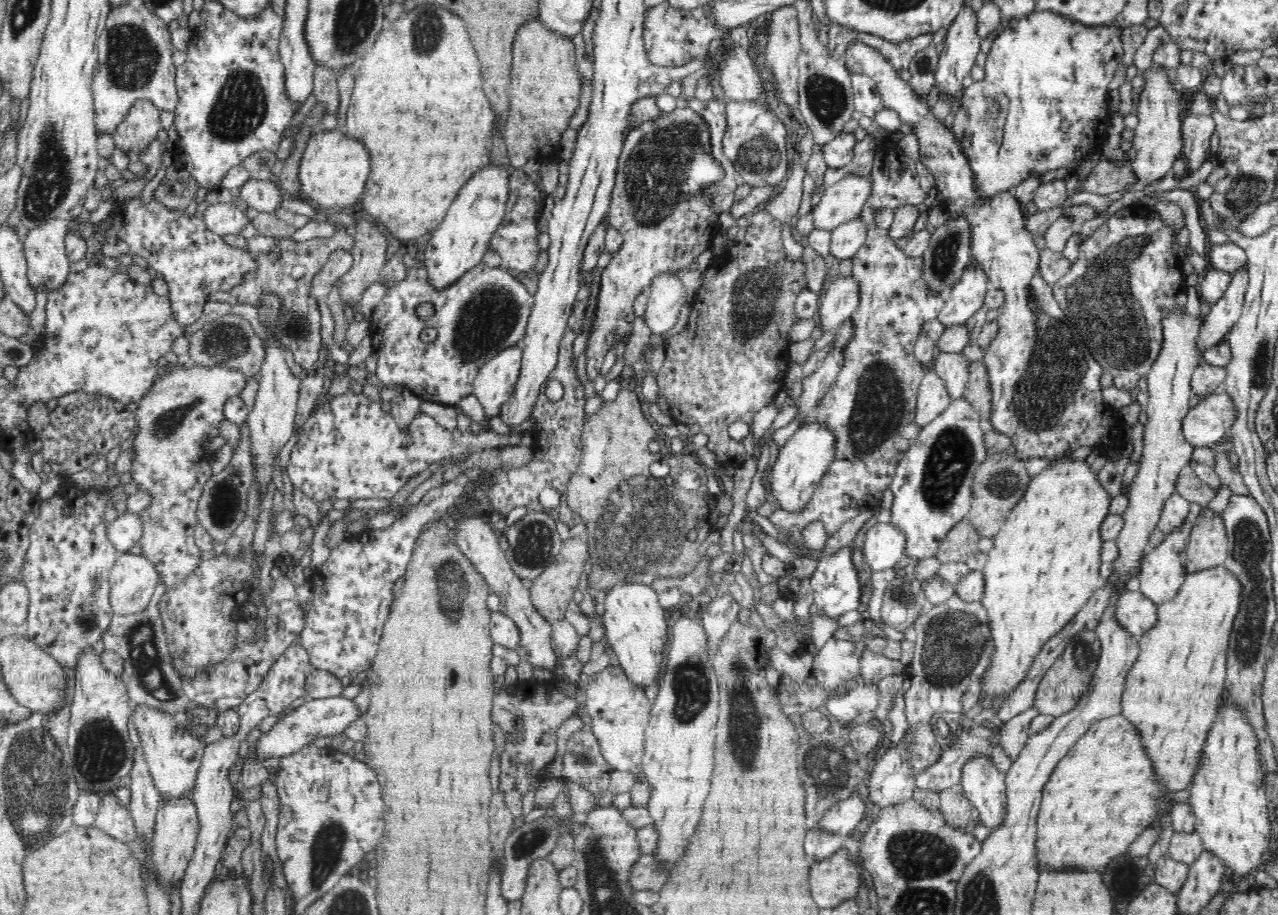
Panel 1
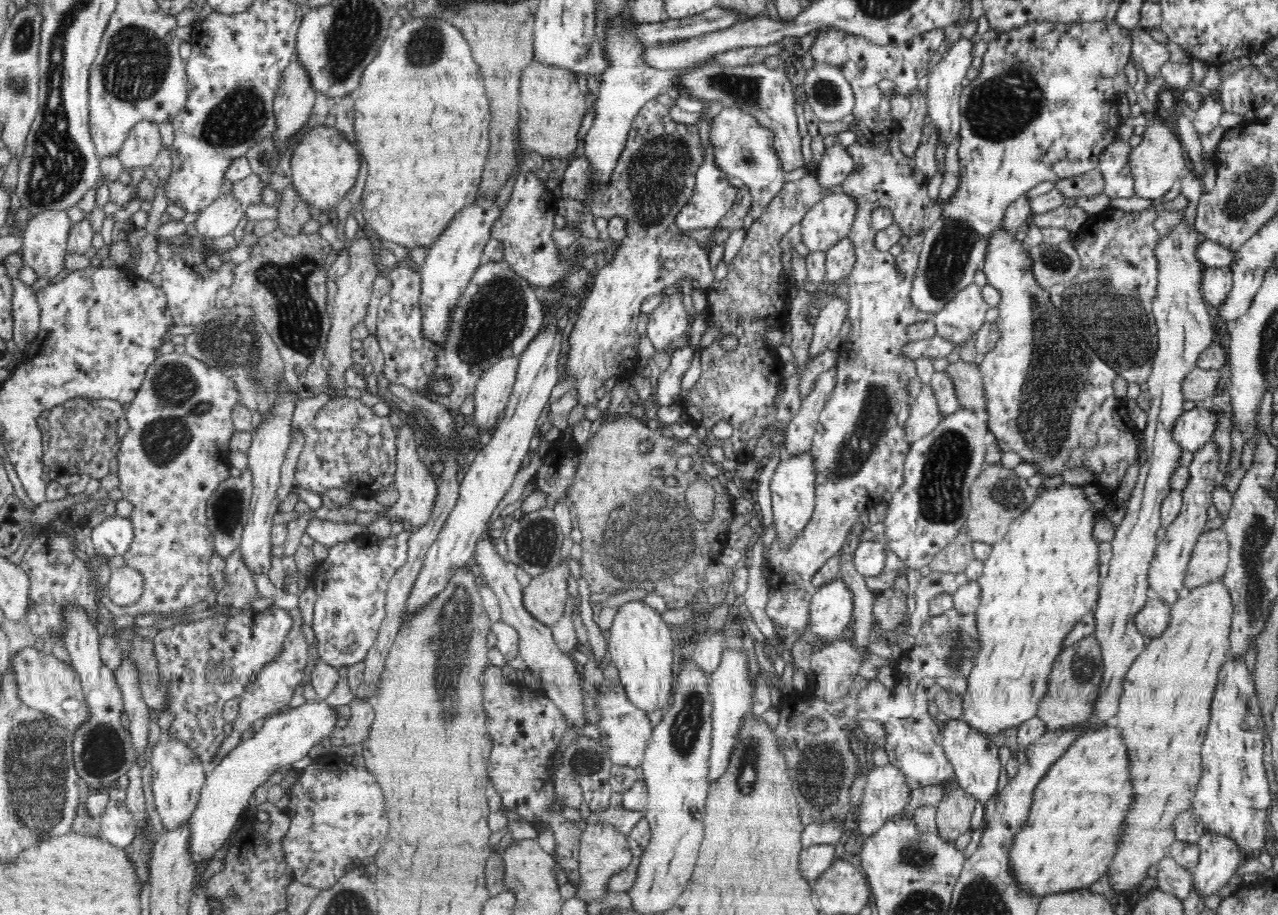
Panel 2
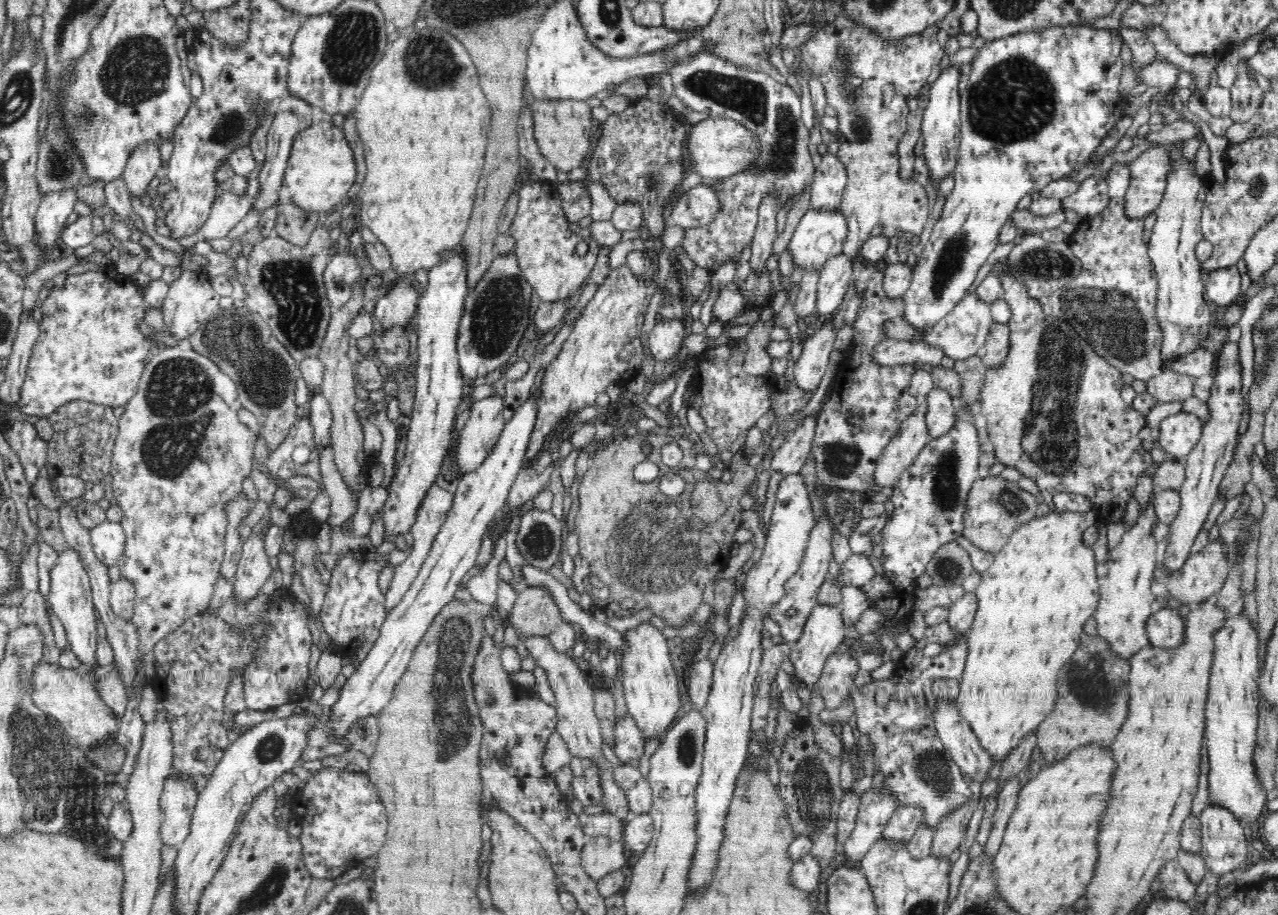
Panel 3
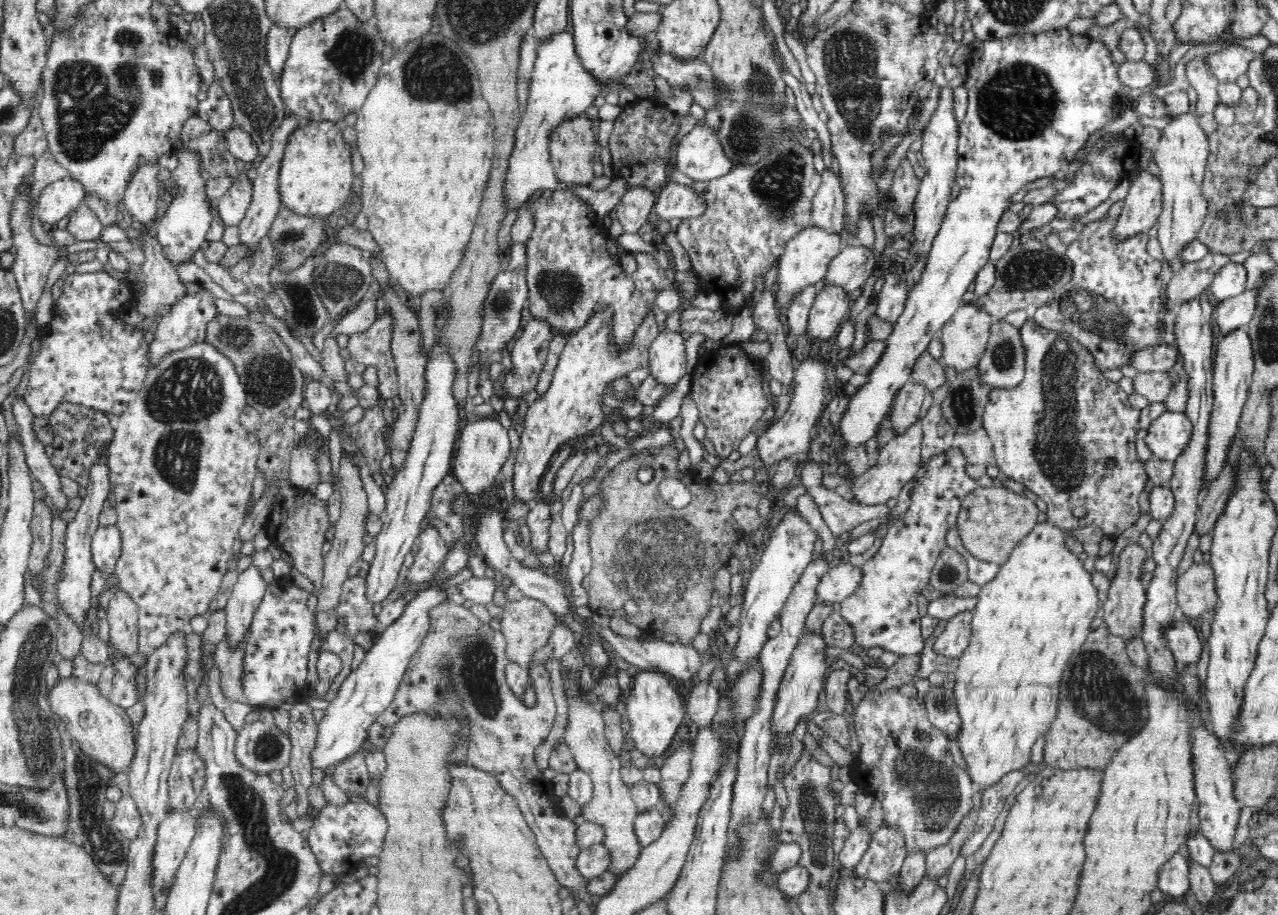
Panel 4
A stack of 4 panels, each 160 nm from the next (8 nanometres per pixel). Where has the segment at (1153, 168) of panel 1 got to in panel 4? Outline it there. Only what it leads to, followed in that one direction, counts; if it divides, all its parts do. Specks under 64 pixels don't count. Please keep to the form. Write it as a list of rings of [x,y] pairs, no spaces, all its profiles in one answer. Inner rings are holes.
[[[1148,169],[1137,170],[1137,178],[1129,183],[1129,191],[1124,198],[1123,210],[1112,228],[1112,237],[1121,241],[1126,237],[1134,236],[1141,232],[1148,232],[1157,223],[1162,212],[1163,188],[1159,176],[1152,175]]]

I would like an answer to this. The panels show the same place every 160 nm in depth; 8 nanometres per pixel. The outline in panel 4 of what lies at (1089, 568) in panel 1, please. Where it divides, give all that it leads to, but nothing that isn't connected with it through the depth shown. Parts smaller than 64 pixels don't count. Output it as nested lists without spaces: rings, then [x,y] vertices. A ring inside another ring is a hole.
[[[1037,522],[1027,536],[1018,541],[1018,545],[1012,550],[1012,554],[1010,554],[1006,563],[999,566],[1000,570],[996,574],[996,578],[992,582],[981,586],[980,592],[976,596],[978,604],[972,612],[971,639],[969,645],[959,656],[953,696],[961,718],[960,730],[958,730],[956,740],[967,762],[968,777],[970,777],[976,789],[982,789],[983,792],[991,787],[991,784],[997,783],[1004,775],[1018,769],[1024,769],[1029,764],[1032,745],[1042,734],[1046,734],[1046,730],[1050,728],[1050,724],[1054,722],[1054,716],[1058,712],[1058,698],[1056,696],[1058,696],[1058,686],[1061,686],[1062,676],[1068,660],[1086,642],[1087,634],[1094,627],[1096,619],[1099,618],[1099,592],[1092,584],[1091,573],[1084,567],[1083,557],[1073,554],[1065,546],[1068,538],[1070,538],[1069,534],[1070,529],[1058,528],[1058,525],[1051,525],[1047,522]]]

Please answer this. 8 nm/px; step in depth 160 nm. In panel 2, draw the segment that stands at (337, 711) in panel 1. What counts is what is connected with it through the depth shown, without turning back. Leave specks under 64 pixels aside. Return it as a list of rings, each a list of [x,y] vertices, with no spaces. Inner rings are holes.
[[[324,701],[288,708],[265,718],[262,728],[251,738],[241,740],[217,765],[207,769],[198,804],[188,822],[188,851],[194,859],[195,870],[202,863],[208,864],[224,841],[243,823],[254,790],[265,786],[268,777],[280,766],[302,760],[310,748],[328,738],[339,725],[338,712]]]

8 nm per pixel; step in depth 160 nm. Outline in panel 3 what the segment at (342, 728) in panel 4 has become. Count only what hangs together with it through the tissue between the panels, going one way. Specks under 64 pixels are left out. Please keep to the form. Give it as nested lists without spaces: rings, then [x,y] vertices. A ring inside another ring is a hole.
[[[537,391],[530,393],[527,400],[516,408],[512,418],[505,422],[494,448],[482,464],[472,472],[462,473],[462,480],[458,482],[453,495],[452,506],[432,544],[426,562],[421,567],[422,570],[402,597],[402,602],[387,614],[380,628],[380,636],[352,676],[347,679],[340,690],[338,700],[331,706],[329,726],[336,736],[345,740],[354,721],[365,716],[376,716],[390,702],[394,688],[404,676],[414,649],[426,634],[427,628],[440,614],[440,610],[454,600],[461,580],[476,565],[488,524],[501,512],[509,490],[524,463],[526,448],[538,416],[536,394]]]

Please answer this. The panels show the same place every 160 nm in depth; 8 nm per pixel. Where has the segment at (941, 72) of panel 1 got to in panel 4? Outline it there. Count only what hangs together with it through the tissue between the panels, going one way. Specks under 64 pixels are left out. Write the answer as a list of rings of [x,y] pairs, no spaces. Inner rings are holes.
[[[950,86],[937,91],[939,96],[936,112],[932,113],[930,122],[922,136],[922,156],[925,160],[925,175],[920,180],[918,194],[913,205],[915,243],[911,244],[911,250],[917,257],[927,257],[934,237],[938,234],[944,216],[948,212],[948,206],[952,202],[952,186],[957,175],[957,147],[959,140],[959,125],[954,115],[953,89]]]

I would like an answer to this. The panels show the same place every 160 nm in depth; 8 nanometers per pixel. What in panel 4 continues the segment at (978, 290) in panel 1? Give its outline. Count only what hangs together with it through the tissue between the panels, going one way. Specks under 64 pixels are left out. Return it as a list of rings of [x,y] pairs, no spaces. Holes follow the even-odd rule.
[[[962,303],[960,308],[954,313],[954,316],[944,324],[939,332],[939,337],[943,347],[941,363],[945,366],[955,368],[956,372],[976,367],[980,358],[984,356],[991,325],[994,323],[990,313],[982,311],[971,303]]]

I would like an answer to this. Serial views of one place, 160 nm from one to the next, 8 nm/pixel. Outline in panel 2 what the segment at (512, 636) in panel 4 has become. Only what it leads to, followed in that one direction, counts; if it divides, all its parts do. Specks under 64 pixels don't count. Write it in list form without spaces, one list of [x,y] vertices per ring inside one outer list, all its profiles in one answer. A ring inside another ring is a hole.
[[[568,560],[561,561],[556,568],[533,577],[523,588],[523,606],[536,621],[549,628],[560,621],[569,597],[567,584],[570,575]]]

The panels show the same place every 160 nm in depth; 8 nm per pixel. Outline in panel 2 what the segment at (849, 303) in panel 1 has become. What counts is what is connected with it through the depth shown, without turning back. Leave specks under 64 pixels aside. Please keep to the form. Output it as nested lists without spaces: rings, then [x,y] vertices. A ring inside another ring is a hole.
[[[832,294],[824,308],[817,310],[812,319],[813,336],[810,342],[810,359],[818,358],[828,351],[828,343],[840,332],[842,324],[847,320],[848,305],[842,298]]]

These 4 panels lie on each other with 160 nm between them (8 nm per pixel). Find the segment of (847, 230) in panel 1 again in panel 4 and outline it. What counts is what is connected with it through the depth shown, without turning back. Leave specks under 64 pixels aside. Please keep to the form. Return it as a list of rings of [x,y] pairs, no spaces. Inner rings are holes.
[[[820,282],[809,312],[806,333],[819,343],[834,338],[838,334],[836,328],[845,321],[851,304],[852,297],[846,294],[844,287]]]

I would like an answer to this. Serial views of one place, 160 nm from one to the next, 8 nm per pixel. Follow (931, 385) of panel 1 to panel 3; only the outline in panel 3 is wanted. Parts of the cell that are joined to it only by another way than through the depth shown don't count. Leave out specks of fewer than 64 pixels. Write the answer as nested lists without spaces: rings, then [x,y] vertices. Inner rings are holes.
[[[926,400],[920,402],[915,411],[900,424],[898,432],[876,460],[878,464],[874,470],[874,483],[878,483],[886,492],[897,485],[902,472],[913,463],[914,457],[929,441],[926,406]]]

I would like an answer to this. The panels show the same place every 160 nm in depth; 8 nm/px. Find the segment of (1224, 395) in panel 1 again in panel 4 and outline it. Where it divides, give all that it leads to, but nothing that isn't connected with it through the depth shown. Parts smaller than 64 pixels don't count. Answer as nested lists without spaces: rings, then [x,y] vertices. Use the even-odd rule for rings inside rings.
[[[1167,410],[1151,422],[1147,431],[1145,442],[1153,452],[1153,458],[1168,460],[1174,463],[1178,456],[1184,452],[1190,436],[1192,436],[1192,421],[1184,413]]]

